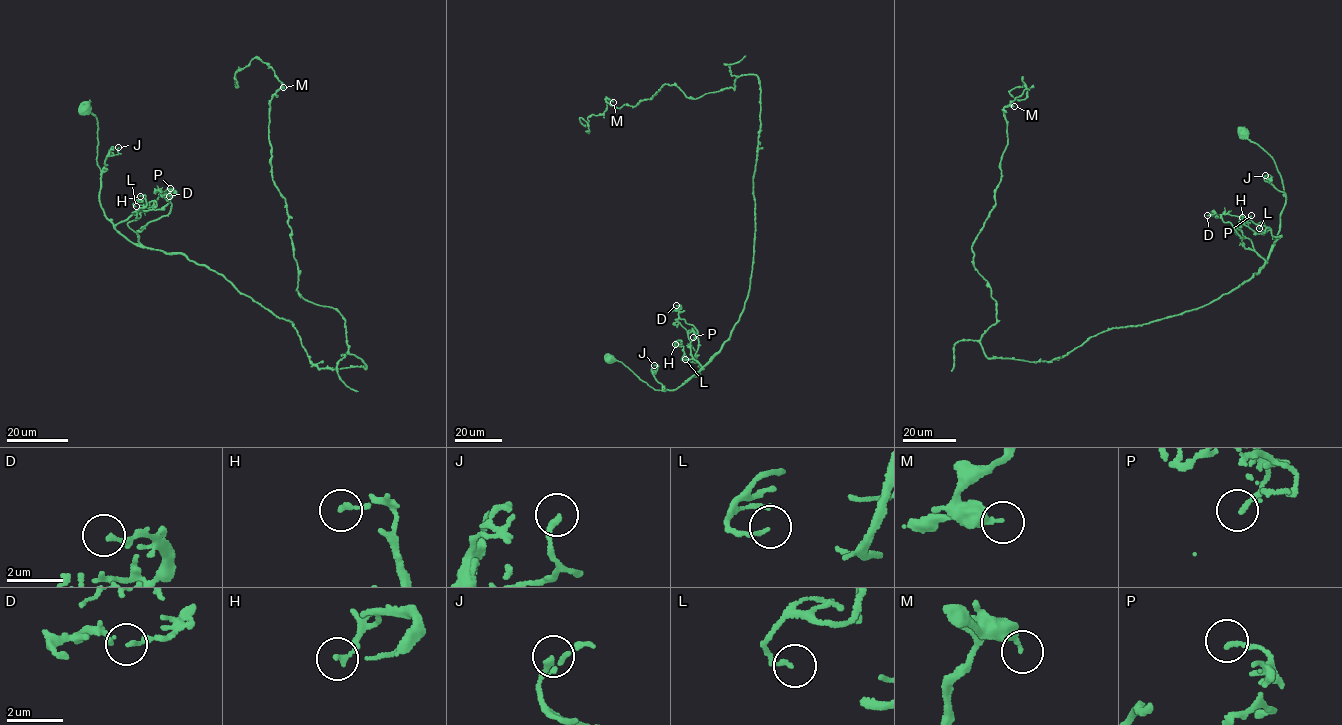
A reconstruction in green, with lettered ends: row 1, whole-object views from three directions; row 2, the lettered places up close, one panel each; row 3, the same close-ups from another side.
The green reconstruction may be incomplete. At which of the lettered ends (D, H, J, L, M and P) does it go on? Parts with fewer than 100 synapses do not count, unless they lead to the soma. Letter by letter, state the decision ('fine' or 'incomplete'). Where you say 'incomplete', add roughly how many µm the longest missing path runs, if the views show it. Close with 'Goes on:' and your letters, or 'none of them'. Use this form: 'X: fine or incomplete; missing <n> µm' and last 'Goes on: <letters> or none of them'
D: fine
H: fine
J: fine
L: fine
M: fine
P: fine
Goes on: none of them

